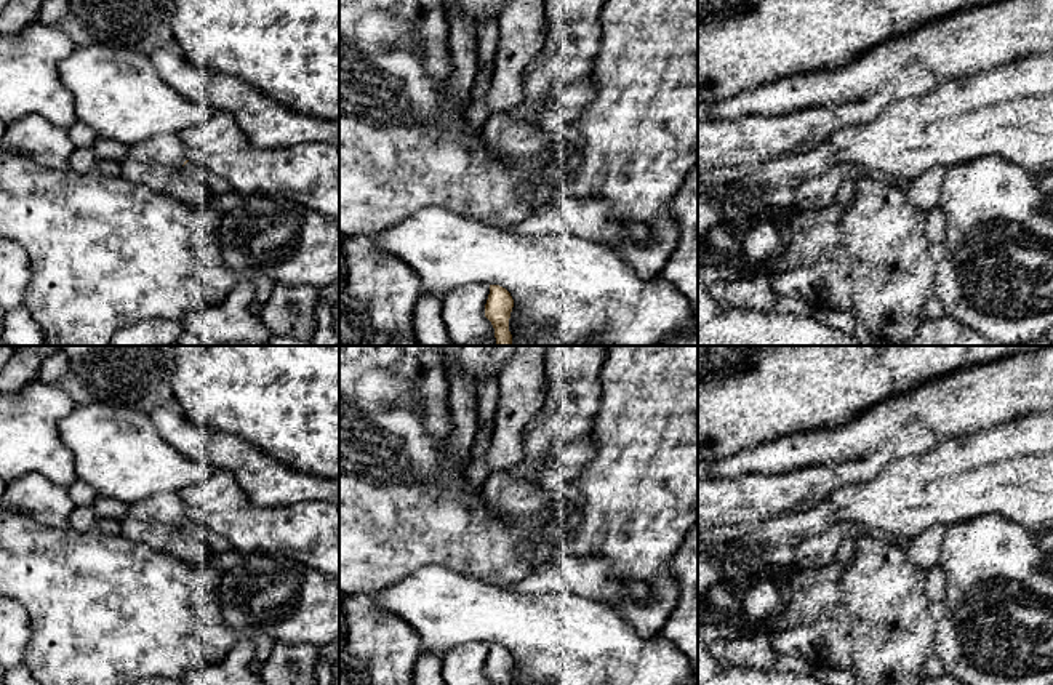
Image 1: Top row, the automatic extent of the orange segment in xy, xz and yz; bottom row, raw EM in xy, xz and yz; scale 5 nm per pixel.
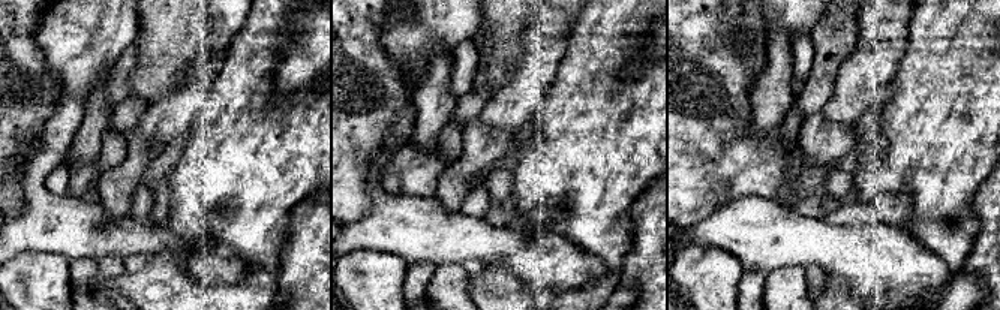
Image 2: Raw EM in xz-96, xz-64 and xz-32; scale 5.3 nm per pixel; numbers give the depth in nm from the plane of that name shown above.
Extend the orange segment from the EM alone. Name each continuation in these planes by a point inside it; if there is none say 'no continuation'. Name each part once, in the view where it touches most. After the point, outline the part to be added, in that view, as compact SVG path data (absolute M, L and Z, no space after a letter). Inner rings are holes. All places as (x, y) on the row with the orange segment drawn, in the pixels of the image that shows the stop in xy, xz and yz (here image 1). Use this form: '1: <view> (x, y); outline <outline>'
1: xy (196, 172); outline M187 162L182 166L182 171L187 173L190 178L197 179L200 184L205 184L208 179L208 171L192 162Z

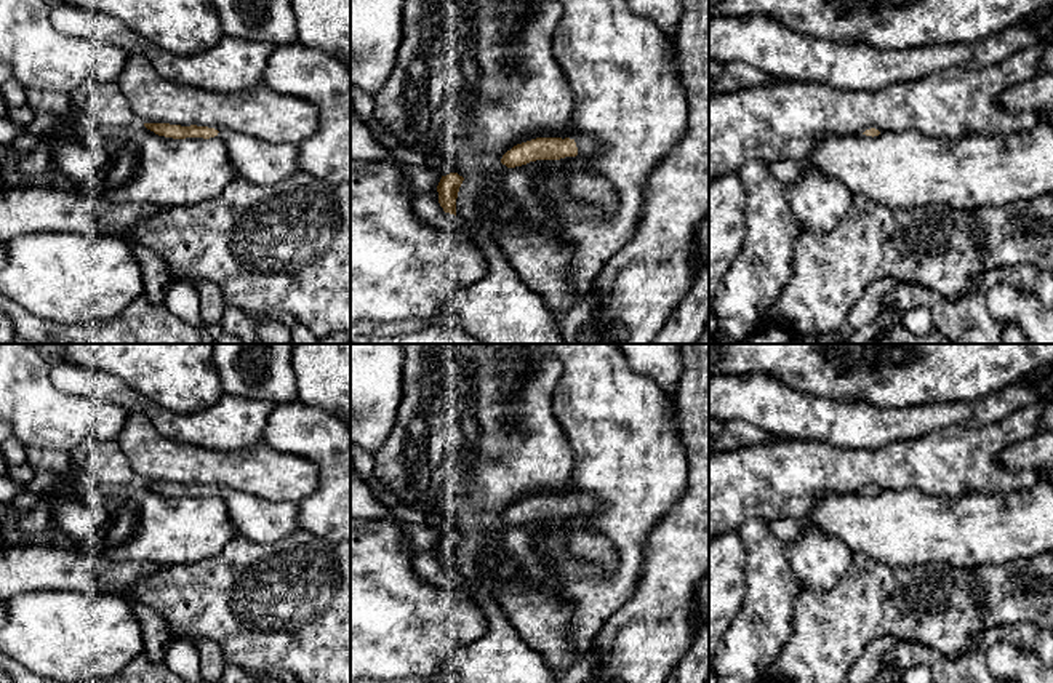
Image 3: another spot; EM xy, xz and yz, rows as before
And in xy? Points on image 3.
1: xy (260, 162); outline M230 130L218 136L229 149L237 178L270 186L299 171L296 146L269 144Z

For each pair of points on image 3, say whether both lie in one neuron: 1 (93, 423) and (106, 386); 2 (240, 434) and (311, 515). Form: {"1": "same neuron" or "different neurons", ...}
{"1": "different neurons", "2": "different neurons"}

